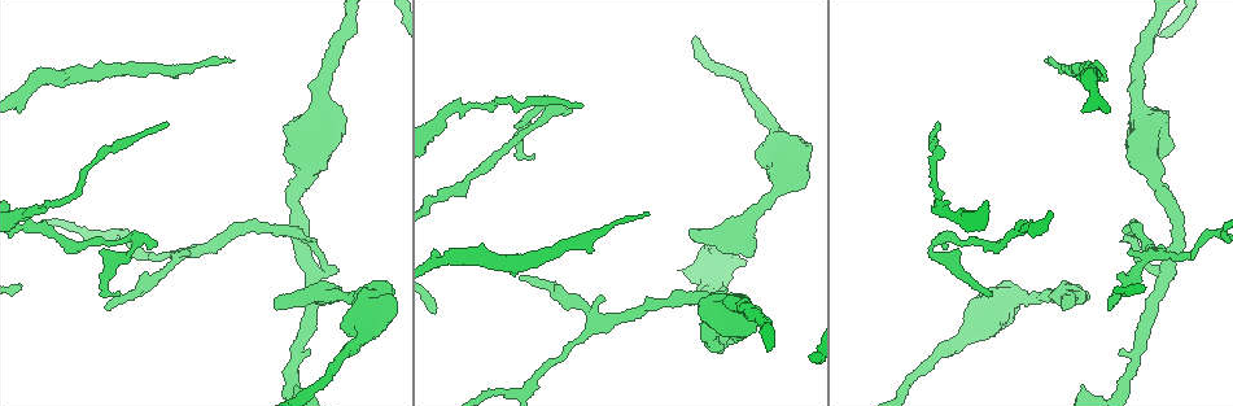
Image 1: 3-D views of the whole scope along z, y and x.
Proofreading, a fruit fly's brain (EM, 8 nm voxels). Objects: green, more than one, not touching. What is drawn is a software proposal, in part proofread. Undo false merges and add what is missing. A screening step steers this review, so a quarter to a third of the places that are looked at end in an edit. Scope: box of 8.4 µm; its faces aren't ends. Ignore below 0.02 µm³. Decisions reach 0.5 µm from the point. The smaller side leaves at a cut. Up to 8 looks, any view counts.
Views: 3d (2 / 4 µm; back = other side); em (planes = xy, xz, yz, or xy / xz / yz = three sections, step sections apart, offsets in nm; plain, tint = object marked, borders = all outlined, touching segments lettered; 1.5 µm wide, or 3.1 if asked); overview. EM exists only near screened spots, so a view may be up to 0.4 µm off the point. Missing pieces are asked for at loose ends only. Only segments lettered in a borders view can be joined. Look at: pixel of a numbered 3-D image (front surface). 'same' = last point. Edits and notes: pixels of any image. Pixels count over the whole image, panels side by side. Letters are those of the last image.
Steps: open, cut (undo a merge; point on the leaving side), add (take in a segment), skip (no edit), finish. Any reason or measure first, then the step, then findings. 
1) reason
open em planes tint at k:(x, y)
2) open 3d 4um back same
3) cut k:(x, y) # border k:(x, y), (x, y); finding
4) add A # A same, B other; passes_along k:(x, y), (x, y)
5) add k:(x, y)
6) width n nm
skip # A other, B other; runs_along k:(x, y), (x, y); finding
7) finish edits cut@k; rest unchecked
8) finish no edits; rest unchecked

thin end
open em xy step 4 tint at 1:(167, 124)

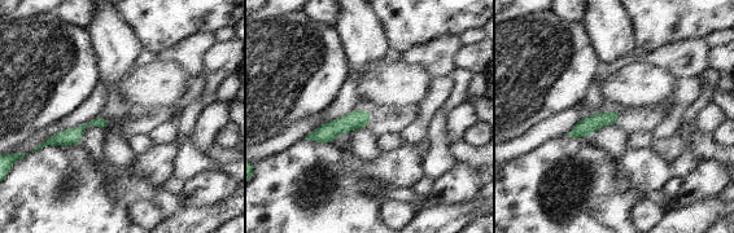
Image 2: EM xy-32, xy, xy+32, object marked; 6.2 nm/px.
another direction
open em planes borders same

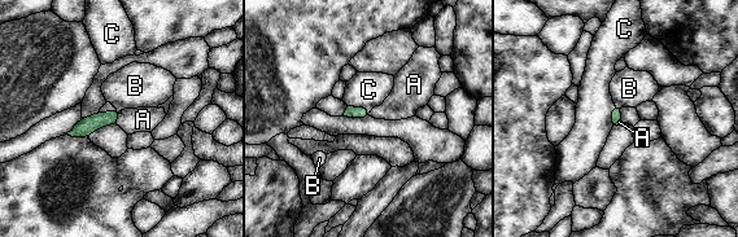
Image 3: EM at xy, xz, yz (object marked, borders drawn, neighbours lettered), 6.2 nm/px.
add A # A same, B other, C other; passes_along 3:(83, 128), (118, 117), (143, 119); the neuron continues

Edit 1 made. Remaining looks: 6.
see it whole again
open overview

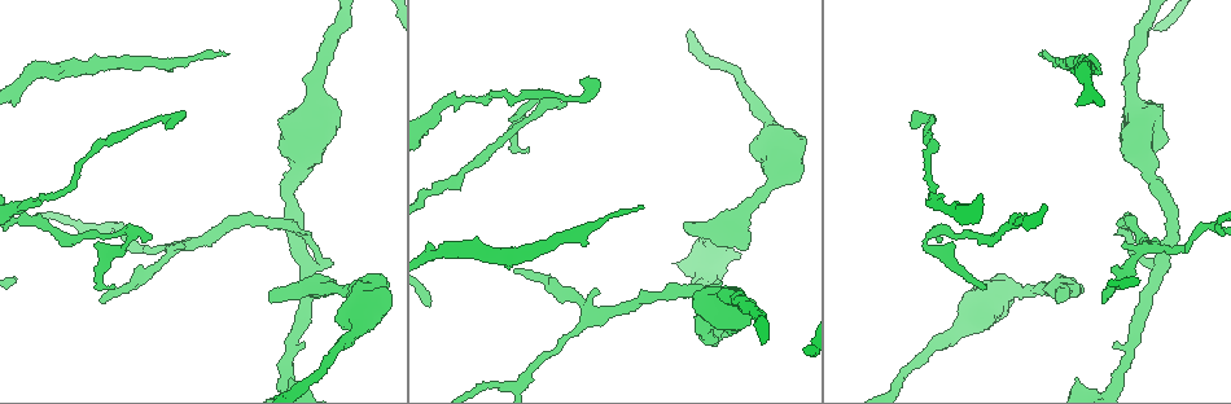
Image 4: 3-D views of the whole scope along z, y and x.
free end
open em 3.1um planes borders at 4:(1057, 301)

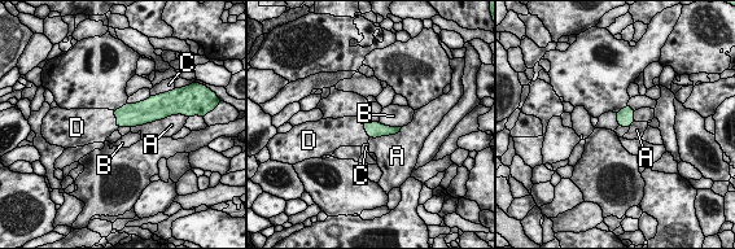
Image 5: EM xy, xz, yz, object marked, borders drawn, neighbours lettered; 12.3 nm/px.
width 190 nm
add D # A other, B other, C other, D same; it goes on there

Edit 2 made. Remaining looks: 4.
free end
open 3d 4um at 4:(1041, 52)

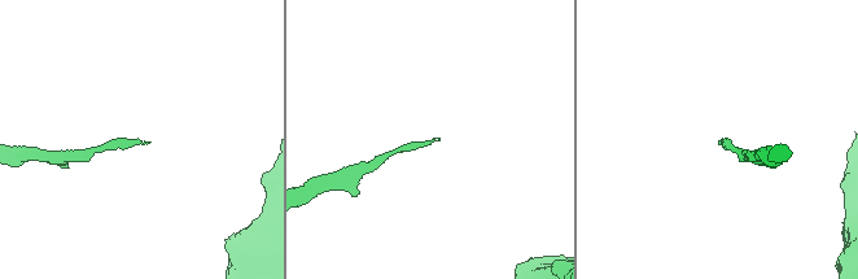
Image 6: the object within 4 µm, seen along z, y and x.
open em planes plain at 6:(438, 138)

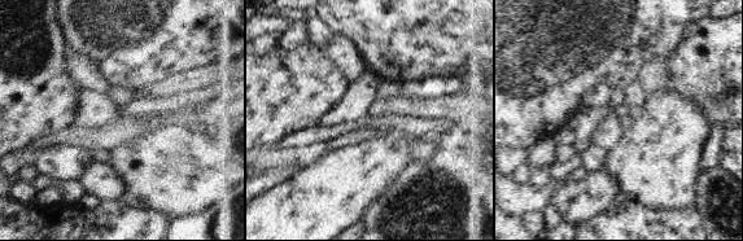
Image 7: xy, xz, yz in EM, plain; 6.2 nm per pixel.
open em planes borders same

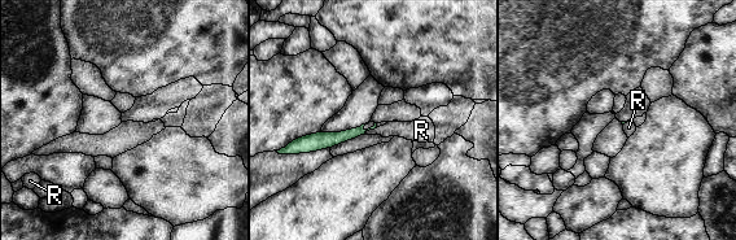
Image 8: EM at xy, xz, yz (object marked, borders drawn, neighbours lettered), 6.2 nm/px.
longest_contact R 80 nm
skip # R other; border 8:(377, 127), (367, 131); none of them fits

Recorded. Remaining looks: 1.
finish edits add@3, add@5; rest unchecked

